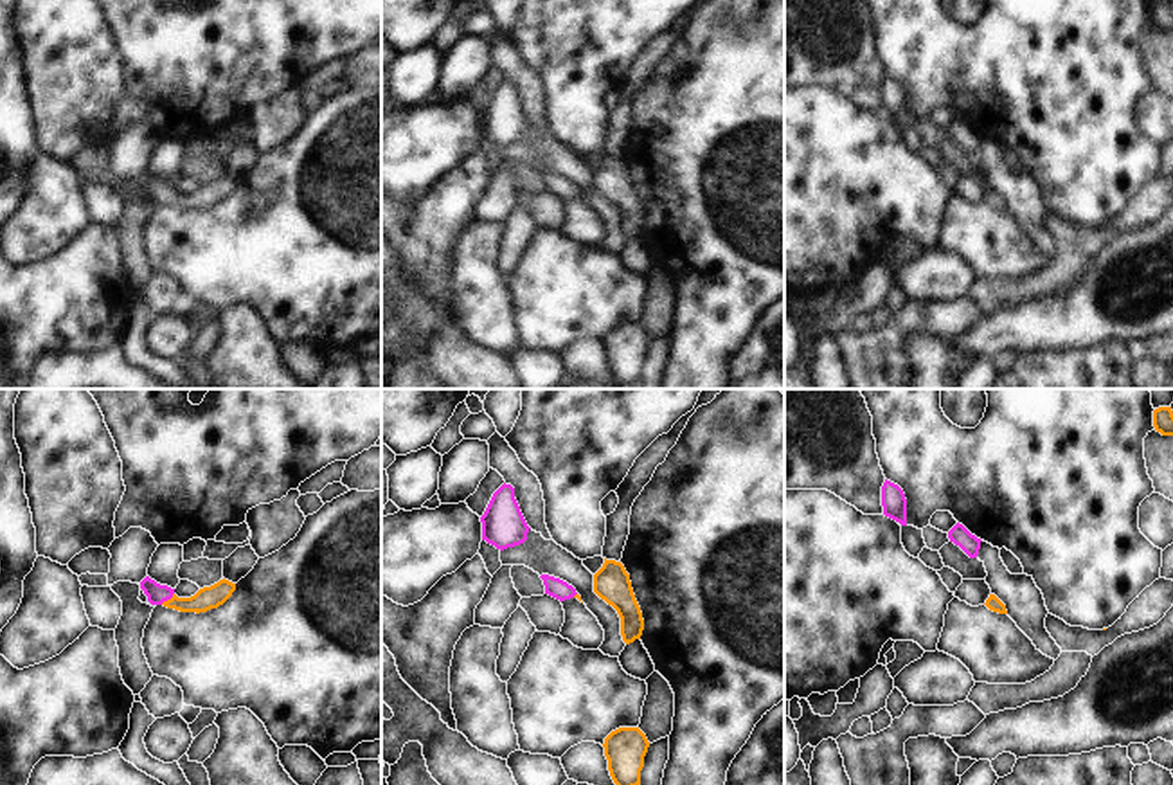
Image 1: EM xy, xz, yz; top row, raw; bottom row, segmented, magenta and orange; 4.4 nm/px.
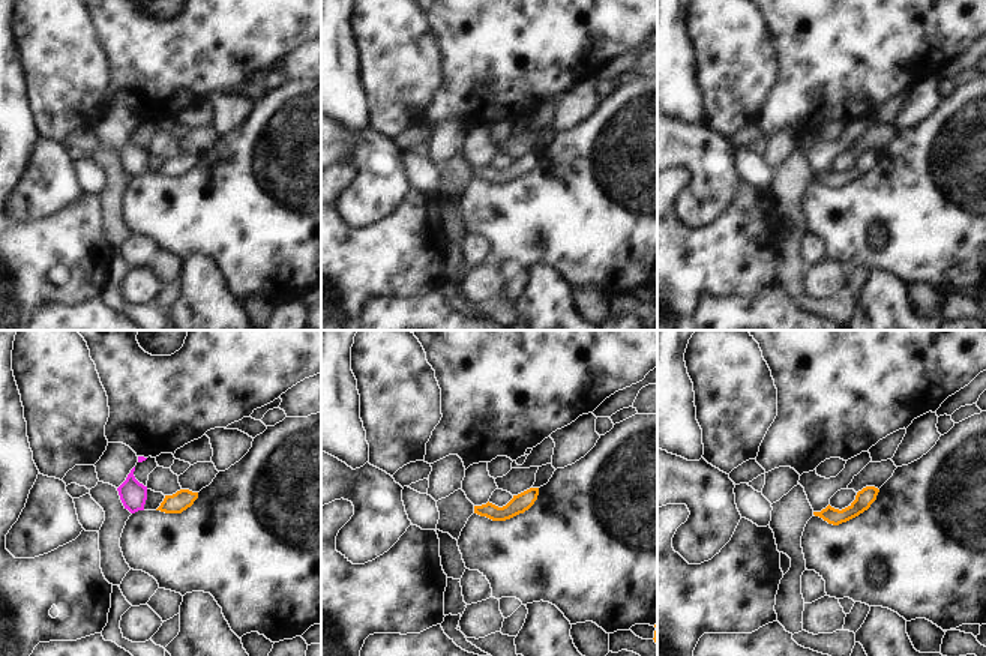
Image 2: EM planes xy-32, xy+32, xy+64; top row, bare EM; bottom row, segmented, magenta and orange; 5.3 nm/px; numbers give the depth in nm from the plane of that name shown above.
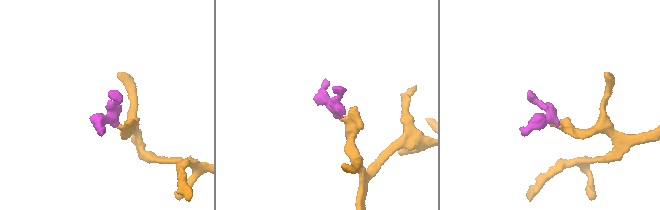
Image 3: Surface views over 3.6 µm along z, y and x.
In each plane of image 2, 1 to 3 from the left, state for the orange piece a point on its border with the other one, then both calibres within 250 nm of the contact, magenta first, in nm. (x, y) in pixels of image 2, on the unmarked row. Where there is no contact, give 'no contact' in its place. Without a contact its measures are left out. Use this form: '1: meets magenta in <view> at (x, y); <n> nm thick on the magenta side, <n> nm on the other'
1: no contact
2: no contact
3: no contact

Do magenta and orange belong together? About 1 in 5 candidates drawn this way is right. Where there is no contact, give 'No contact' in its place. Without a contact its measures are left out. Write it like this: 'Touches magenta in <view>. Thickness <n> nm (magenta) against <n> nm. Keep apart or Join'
Touches magenta in xy. Thickness 90 nm (magenta) against 100 nm. Join.

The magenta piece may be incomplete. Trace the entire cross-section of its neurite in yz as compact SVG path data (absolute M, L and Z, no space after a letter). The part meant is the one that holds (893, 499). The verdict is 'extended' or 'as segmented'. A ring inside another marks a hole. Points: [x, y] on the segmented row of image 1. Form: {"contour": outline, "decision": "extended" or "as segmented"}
{"contour": "M887 481L882 486L882 506L883 506L883 515L900 522L901 526L907 526L907 499L903 490Z", "decision": "as segmented"}

